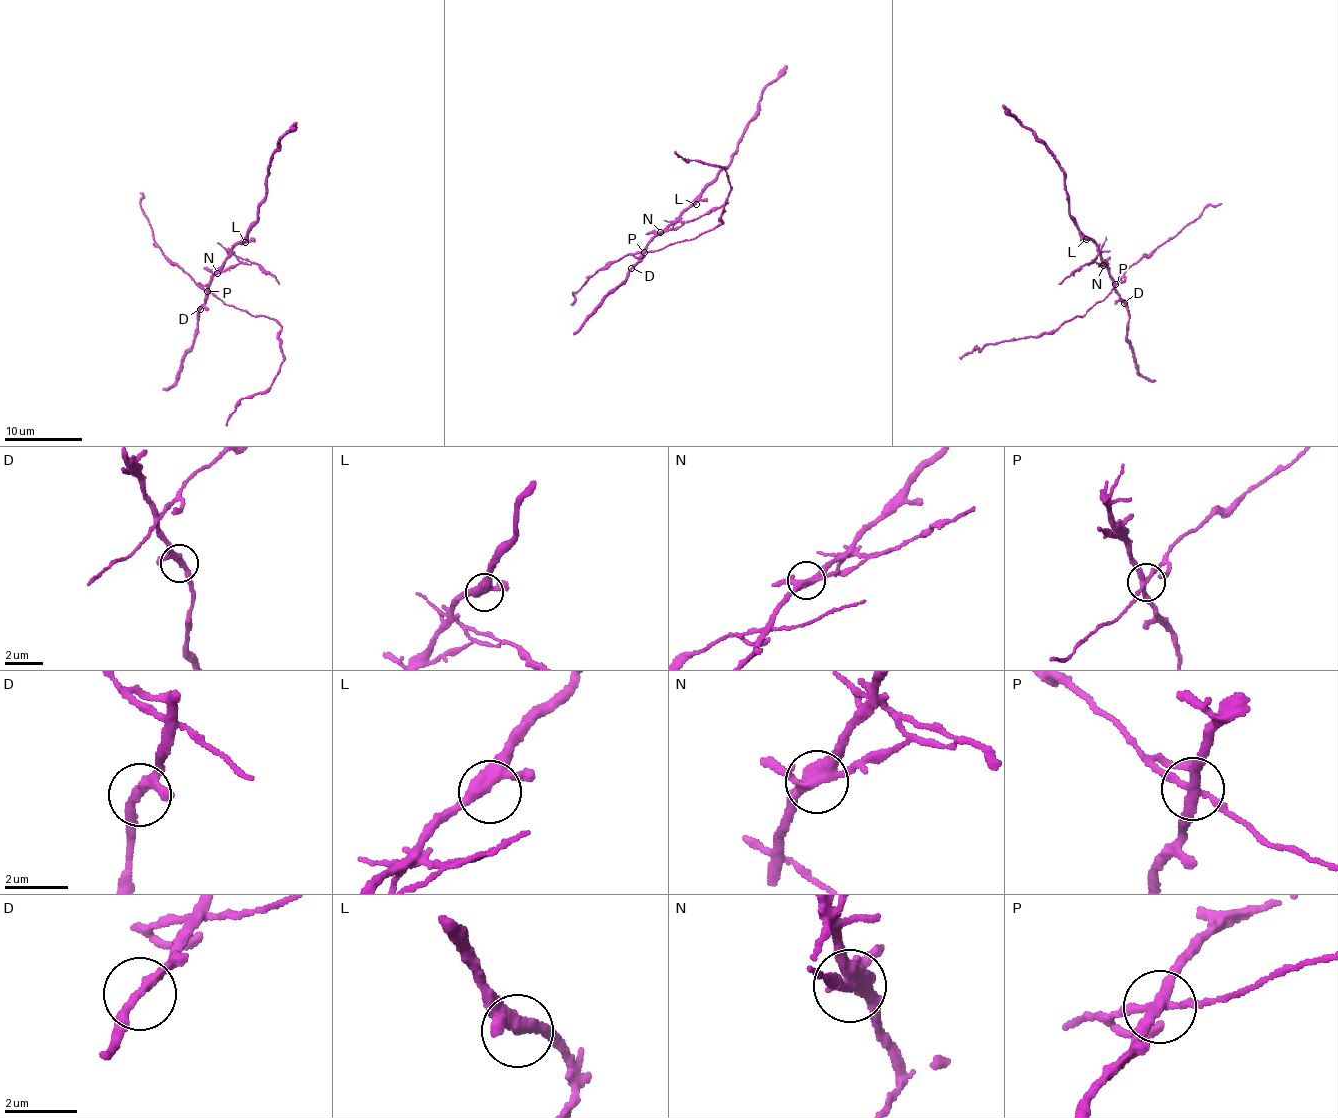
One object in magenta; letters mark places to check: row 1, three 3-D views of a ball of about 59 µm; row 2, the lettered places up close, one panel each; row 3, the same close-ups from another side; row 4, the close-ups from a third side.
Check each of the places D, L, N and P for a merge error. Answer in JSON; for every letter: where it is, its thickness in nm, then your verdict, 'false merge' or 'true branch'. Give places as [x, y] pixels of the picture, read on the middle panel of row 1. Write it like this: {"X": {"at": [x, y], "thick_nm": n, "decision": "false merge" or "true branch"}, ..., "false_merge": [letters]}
{"D": {"at": [631, 268], "thick_nm": 200, "decision": "true branch"}, "L": {"at": [696, 204], "thick_nm": 340, "decision": "true branch"}, "N": {"at": [660, 232], "thick_nm": 320, "decision": "false merge"}, "P": {"at": [644, 252], "thick_nm": 260, "decision": "false merge"}, "false_merge": ["N", "P"]}

